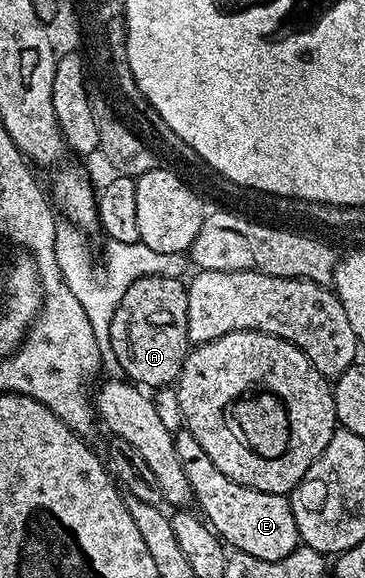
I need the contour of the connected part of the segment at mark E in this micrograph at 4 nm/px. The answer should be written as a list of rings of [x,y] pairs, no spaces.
[[[187,430],[176,432],[173,444],[183,465],[183,473],[187,473],[187,481],[191,481],[200,514],[233,551],[242,551],[263,561],[279,561],[297,548],[299,540],[295,513],[286,496],[263,493],[259,489],[231,481],[231,477],[219,473],[219,469],[211,465],[211,457],[203,453],[199,441],[195,441],[195,437],[191,437]]]

